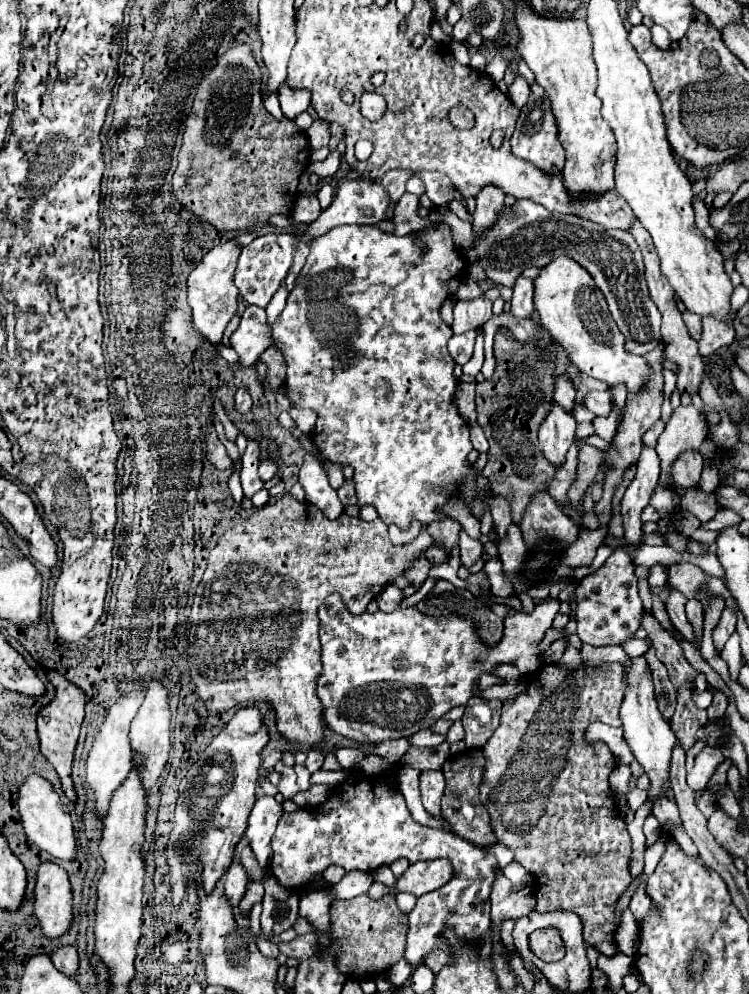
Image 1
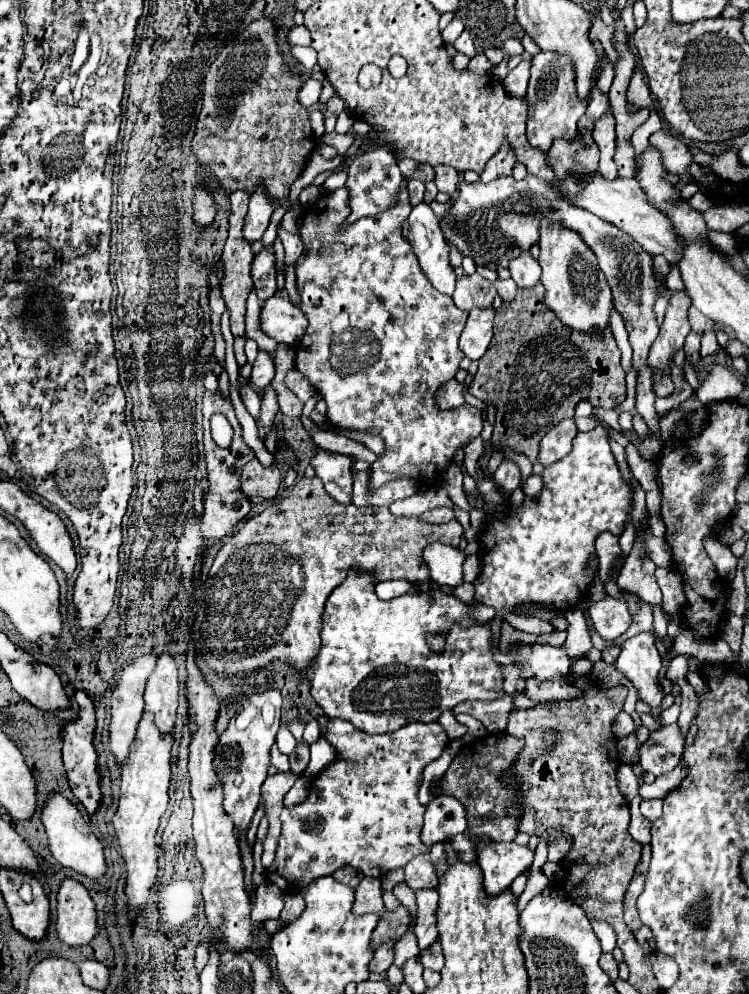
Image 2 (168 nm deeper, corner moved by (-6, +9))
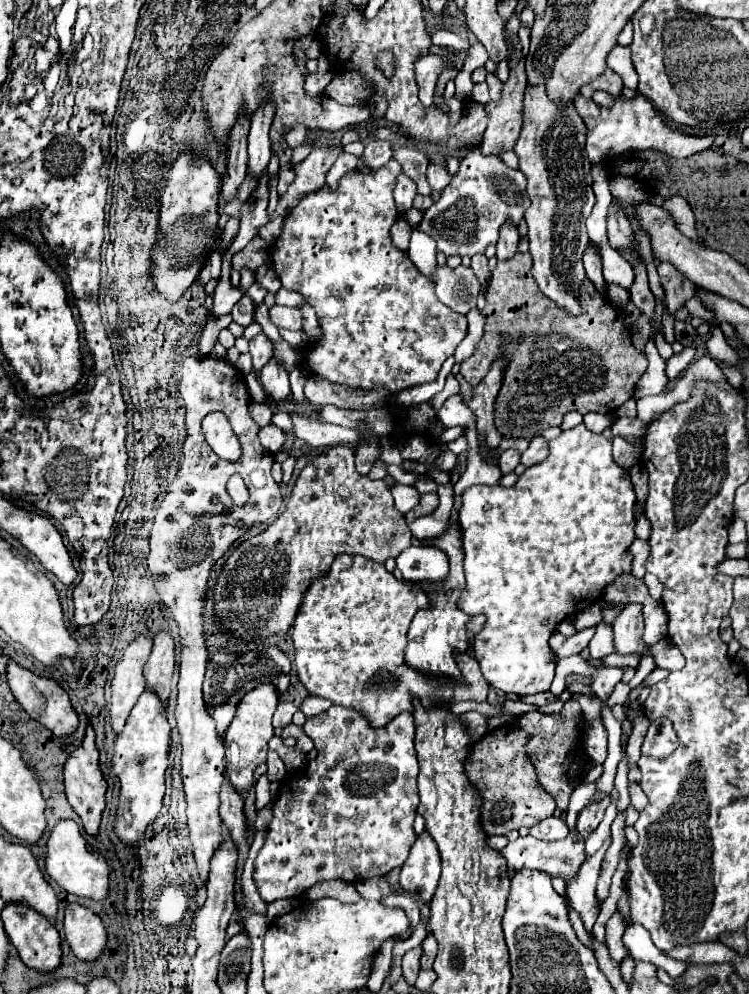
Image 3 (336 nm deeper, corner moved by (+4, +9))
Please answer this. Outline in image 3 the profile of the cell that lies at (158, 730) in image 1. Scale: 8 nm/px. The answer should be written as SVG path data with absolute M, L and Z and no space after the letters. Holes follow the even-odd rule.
M159 631L155 635L155 645L145 663L145 679L147 689L157 689L161 701L169 699L171 693L171 679L175 669L175 639L169 631Z

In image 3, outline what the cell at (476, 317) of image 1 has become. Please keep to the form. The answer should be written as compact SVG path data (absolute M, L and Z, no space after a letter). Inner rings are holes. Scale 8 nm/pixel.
M435 267L435 285L437 285L437 297L441 303L445 303L449 309L467 315L477 305L479 295L479 281L471 267Z

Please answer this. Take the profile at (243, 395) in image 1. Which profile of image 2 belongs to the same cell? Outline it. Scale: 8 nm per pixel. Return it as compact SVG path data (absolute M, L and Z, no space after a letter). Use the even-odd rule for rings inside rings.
M259 351L255 363L253 363L253 373L251 373L251 383L255 385L257 391L265 389L269 385L269 381L275 375L275 365L269 359L269 355L265 351Z

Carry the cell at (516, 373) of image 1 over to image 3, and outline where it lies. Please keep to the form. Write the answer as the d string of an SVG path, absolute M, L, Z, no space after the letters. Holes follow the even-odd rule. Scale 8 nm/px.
M517 253L517 257L511 257L507 261L499 261L497 267L491 273L489 287L485 291L485 307L481 309L481 315L485 317L485 335L475 347L475 353L461 363L461 375L471 383L477 385L481 377L489 371L489 365L495 357L505 351L509 365L505 371L505 381L501 387L501 393L497 397L497 429L507 439L531 439L535 431L547 429L553 425L561 425L561 419L567 411L579 411L579 413L601 413L611 415L617 411L627 399L633 397L637 381L647 371L647 357L645 353L637 351L631 341L631 329L625 321L625 315L615 309L607 301L607 283L603 291L599 291L589 279L583 281L577 289L573 289L575 299L581 305L581 315L573 317L559 305L553 305L549 297L545 297L531 275L531 255L529 253Z

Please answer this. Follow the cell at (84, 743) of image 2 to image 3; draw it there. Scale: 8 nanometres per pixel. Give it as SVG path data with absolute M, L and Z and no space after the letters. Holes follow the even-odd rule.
M87 725L87 733L83 743L79 745L77 751L71 753L71 757L65 763L65 793L69 799L69 805L73 811L81 817L83 827L89 835L99 833L99 823L101 823L101 813L105 809L105 793L107 793L107 781L99 769L99 751L95 747L95 731L91 725Z

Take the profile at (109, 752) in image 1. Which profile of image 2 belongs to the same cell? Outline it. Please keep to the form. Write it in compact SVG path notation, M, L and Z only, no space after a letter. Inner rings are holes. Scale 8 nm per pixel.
M143 655L143 657L135 659L135 663L129 665L129 667L123 671L123 675L121 675L121 679L119 679L113 695L111 695L109 749L111 749L111 753L113 753L113 757L115 757L115 763L117 763L119 767L123 765L123 761L125 761L127 755L129 755L129 747L131 747L131 743L133 743L137 725L139 725L139 721L141 721L141 715L143 715L143 691L145 691L145 683L147 683L149 675L151 675L153 669L155 669L155 659L157 659L155 655Z

